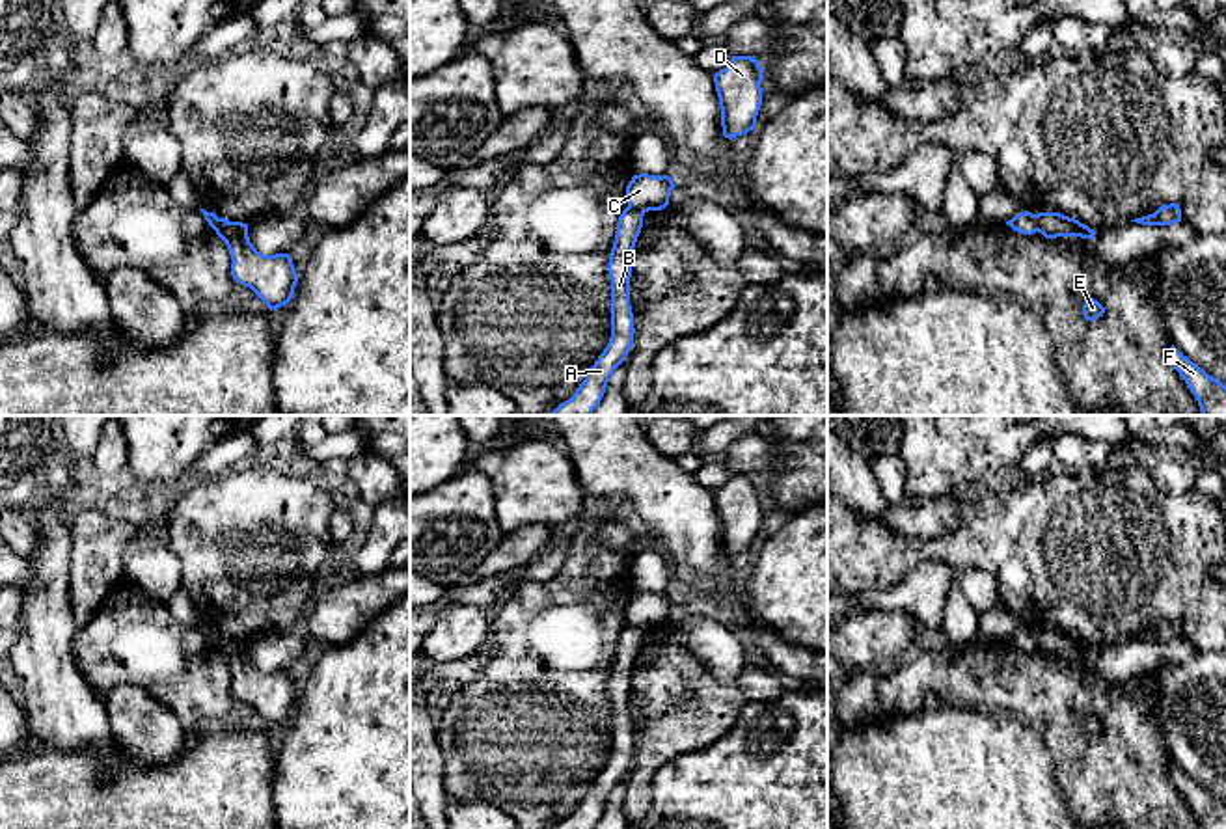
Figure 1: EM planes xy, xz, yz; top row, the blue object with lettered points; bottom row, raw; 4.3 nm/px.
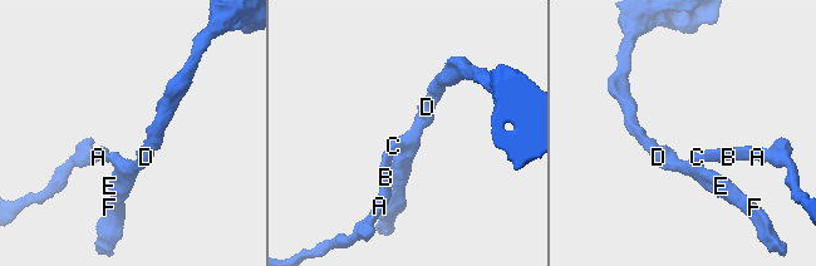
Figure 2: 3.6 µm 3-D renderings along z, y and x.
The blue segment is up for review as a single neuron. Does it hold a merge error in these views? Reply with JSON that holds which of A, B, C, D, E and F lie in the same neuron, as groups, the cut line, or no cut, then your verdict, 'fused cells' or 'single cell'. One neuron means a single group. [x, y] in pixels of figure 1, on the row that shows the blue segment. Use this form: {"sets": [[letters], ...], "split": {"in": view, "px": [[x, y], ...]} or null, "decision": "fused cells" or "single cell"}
{"sets": [["A", "B"], ["C", "D", "E", "F"]], "split": {"in": "xz", "px": [[628, 205], [643, 213]]}, "decision": "fused cells"}

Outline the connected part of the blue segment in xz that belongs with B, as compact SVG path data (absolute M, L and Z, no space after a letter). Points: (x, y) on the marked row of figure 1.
M626 207L617 222L617 235L609 253L611 279L611 337L576 393L546 415L591 415L600 404L609 376L626 360L633 341L633 313L630 306L632 255L643 227L645 212Z

